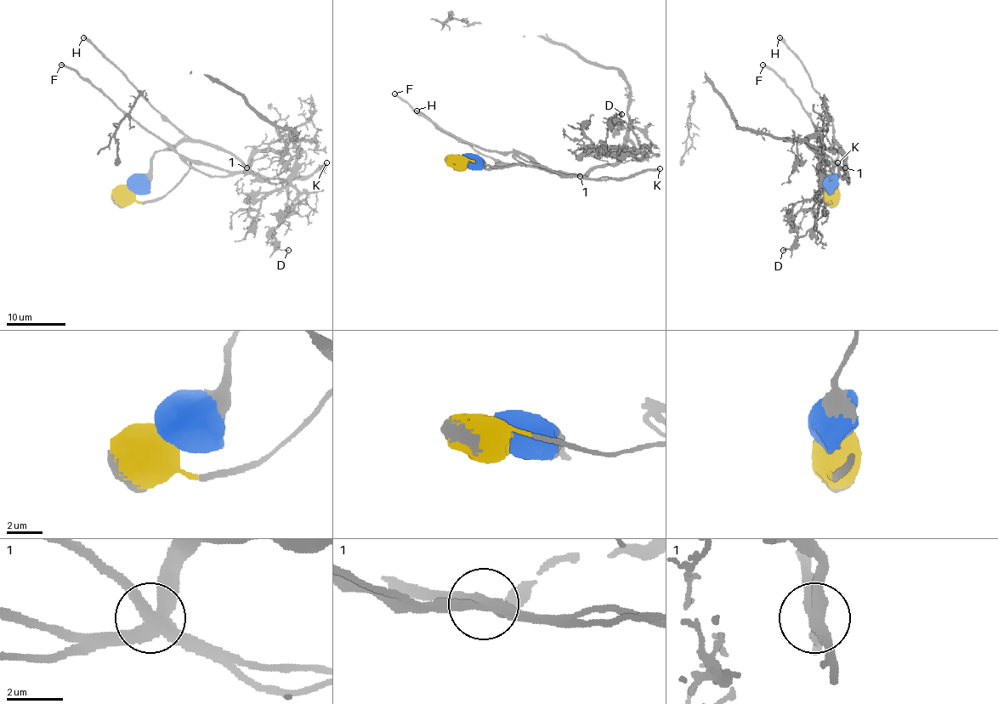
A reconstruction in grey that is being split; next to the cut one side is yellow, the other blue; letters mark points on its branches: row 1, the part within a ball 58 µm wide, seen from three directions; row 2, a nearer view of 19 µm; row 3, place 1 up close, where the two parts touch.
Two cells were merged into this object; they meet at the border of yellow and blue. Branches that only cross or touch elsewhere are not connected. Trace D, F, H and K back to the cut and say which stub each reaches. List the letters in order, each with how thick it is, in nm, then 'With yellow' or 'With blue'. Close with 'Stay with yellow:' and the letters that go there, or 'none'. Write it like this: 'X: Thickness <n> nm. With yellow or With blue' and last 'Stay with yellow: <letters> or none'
D: Thickness 130 nm. With yellow
F: Thickness 260 nm. With yellow
H: Thickness 280 nm. With blue
K: Thickness 280 nm. With blue
Stay with yellow: D, F

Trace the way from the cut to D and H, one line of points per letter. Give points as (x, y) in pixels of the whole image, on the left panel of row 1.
D: (130, 188), (151, 201), (189, 167), (180, 156), (243, 172), (292, 139), (297, 198), (273, 229), (289, 250)
H: (132, 188), (150, 170), (154, 156), (158, 150), (168, 150), (184, 136), (82, 36)

